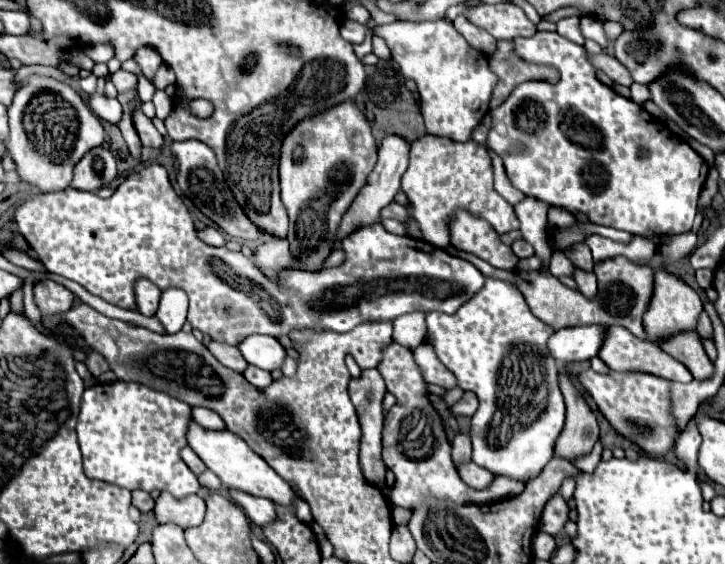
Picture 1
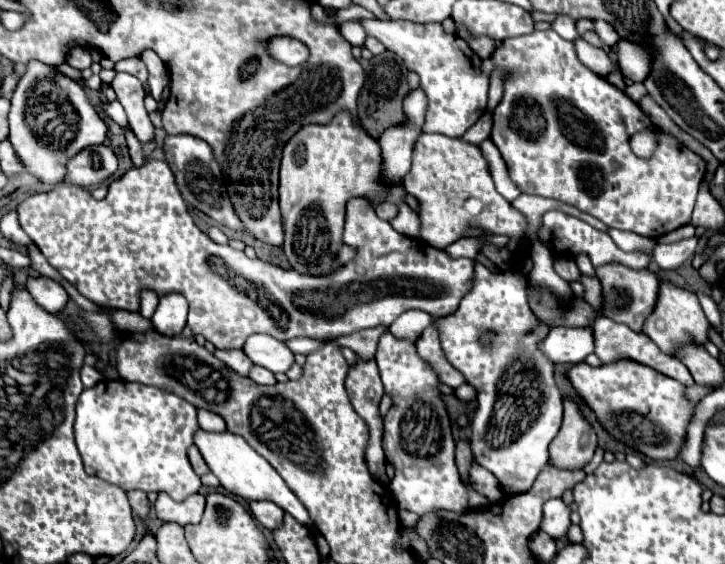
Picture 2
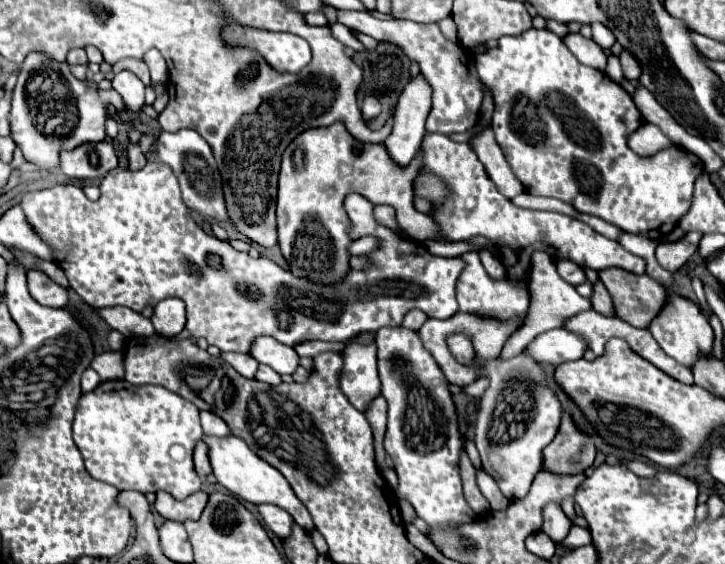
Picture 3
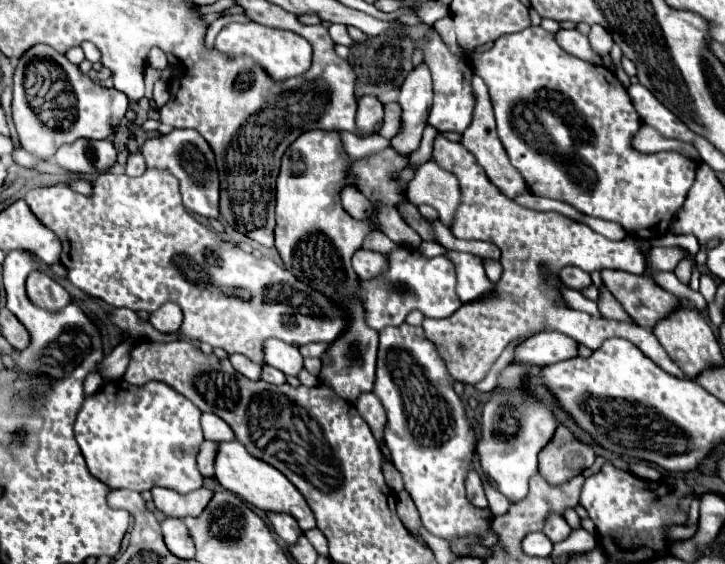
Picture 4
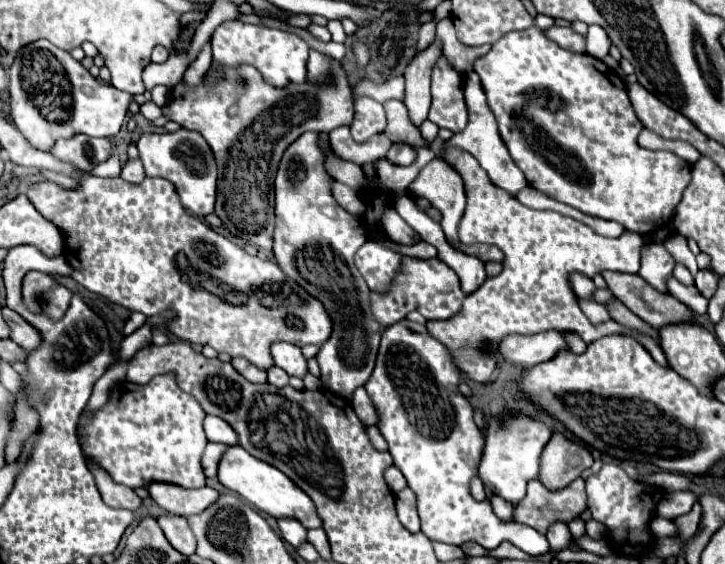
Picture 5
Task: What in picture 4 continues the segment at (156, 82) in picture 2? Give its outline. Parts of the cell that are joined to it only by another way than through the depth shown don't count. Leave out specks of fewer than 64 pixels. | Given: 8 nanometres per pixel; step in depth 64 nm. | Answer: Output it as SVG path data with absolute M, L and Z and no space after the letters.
M152 48L148 54L147 65L158 70L165 69L168 65L166 54L160 52L160 48Z

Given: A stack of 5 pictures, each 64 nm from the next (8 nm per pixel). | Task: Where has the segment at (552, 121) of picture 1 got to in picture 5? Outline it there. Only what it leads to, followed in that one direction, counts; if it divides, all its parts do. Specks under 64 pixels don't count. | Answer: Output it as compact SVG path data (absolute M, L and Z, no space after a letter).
M530 26L528 30L520 30L520 32L512 32L508 36L502 36L496 44L492 44L492 50L488 54L480 56L474 62L474 72L482 80L484 92L488 96L488 104L490 104L490 108L492 108L496 120L498 120L500 136L502 136L508 152L510 152L514 164L524 172L524 176L526 176L526 180L528 180L528 184L532 188L544 192L546 196L550 196L550 198L554 198L558 202L574 206L584 214L604 218L604 220L616 220L626 230L636 232L640 236L650 236L650 232L656 232L658 228L664 228L672 220L674 210L682 200L682 192L690 184L690 164L686 160L682 160L680 156L672 154L672 152L650 152L650 150L644 150L644 148L640 148L636 144L636 138L638 138L638 134L642 130L642 122L638 120L638 116L636 116L636 112L634 112L634 108L630 104L626 84L618 78L618 74L610 72L610 68L602 60L596 60L596 58L592 58L588 54L568 52L568 50L560 48L556 42L552 42L550 38L546 38L546 34L538 26Z

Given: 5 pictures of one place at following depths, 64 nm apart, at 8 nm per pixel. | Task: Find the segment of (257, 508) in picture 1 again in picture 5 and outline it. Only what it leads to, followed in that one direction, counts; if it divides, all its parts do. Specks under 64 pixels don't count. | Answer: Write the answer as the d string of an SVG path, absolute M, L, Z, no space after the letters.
M280 518L278 528L280 528L282 538L288 544L292 544L294 548L298 548L302 542L306 542L306 528L300 522L296 522L294 518Z

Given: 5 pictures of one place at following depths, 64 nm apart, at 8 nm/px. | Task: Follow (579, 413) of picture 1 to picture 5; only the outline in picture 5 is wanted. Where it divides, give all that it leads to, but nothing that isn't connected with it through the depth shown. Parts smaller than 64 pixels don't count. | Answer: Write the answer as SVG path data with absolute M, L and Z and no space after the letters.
M556 432L540 456L540 480L548 490L566 488L566 484L576 480L592 462L594 458L588 448Z

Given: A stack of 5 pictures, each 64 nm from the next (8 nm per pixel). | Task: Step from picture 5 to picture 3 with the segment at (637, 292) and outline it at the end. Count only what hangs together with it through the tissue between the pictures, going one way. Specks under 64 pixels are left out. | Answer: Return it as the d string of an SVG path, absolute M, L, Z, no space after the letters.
M604 268L598 272L598 276L604 282L606 290L610 292L610 298L614 304L614 314L634 328L646 328L652 322L652 318L662 310L662 306L666 302L666 288L660 286L648 274L638 276L638 274L622 270L622 268Z

